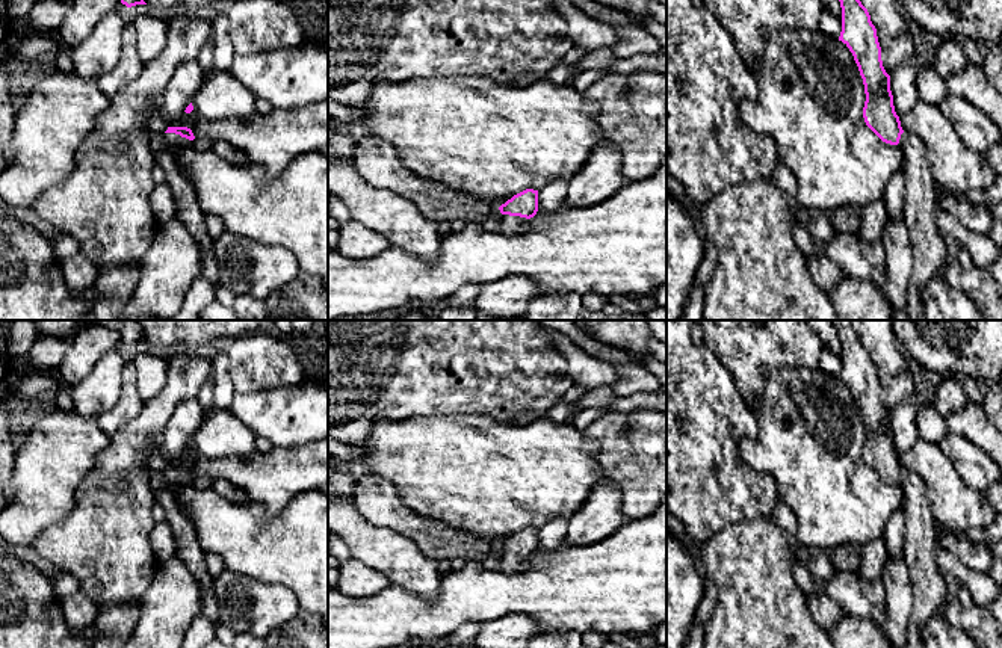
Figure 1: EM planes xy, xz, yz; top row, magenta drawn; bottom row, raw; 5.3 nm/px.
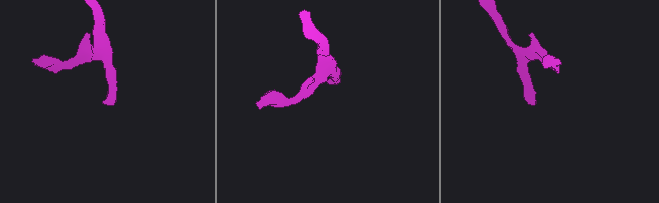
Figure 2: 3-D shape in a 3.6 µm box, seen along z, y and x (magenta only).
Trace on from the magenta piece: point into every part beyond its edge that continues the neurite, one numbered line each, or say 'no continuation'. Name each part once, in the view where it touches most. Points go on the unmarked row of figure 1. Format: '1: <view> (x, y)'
1: xy (174, 479)

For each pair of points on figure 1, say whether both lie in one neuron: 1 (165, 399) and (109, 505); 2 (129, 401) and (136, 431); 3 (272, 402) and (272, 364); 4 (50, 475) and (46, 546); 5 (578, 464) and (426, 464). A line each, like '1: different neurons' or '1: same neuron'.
1: same neuron
2: different neurons
3: different neurons
4: different neurons
5: same neuron

